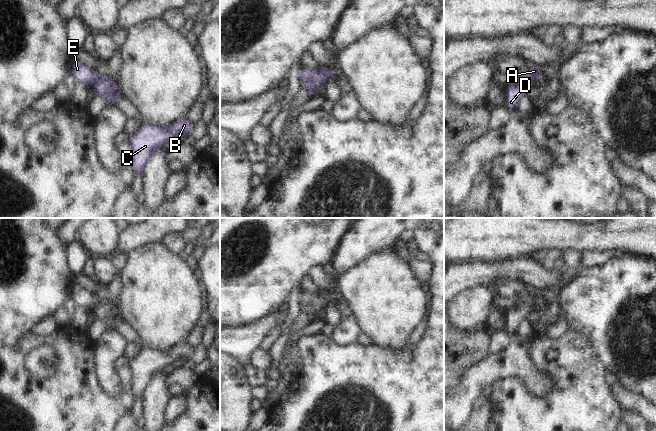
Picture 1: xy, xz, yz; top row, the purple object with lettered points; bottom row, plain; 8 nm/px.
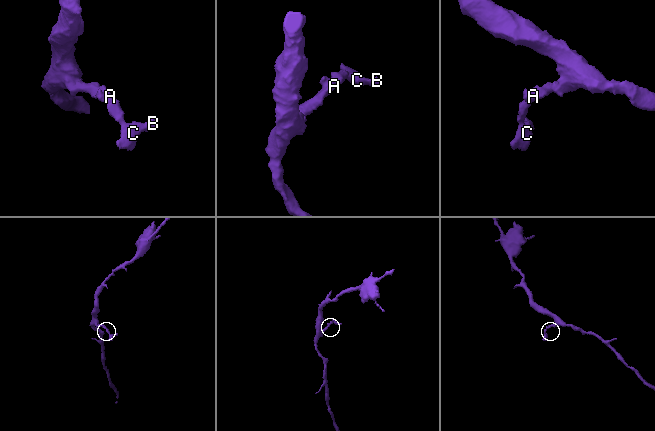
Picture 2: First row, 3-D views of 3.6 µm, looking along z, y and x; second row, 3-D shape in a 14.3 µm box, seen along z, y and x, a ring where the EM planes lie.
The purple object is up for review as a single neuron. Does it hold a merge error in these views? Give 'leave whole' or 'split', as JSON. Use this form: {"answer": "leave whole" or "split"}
{"answer": "leave whole"}

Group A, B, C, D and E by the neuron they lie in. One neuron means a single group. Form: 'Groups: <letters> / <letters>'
Groups: A B C D E

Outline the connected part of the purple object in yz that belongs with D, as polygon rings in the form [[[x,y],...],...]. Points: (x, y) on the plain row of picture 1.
[[[530,289],[524,299],[520,300],[510,310],[506,311],[506,329],[511,335],[517,333],[520,324],[527,317],[530,309],[538,303],[540,296],[539,291]]]

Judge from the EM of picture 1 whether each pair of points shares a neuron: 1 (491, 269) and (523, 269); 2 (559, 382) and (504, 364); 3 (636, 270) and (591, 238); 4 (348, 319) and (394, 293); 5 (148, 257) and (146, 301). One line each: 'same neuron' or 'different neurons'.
1: same neuron
2: different neurons
3: different neurons
4: different neurons
5: same neuron

